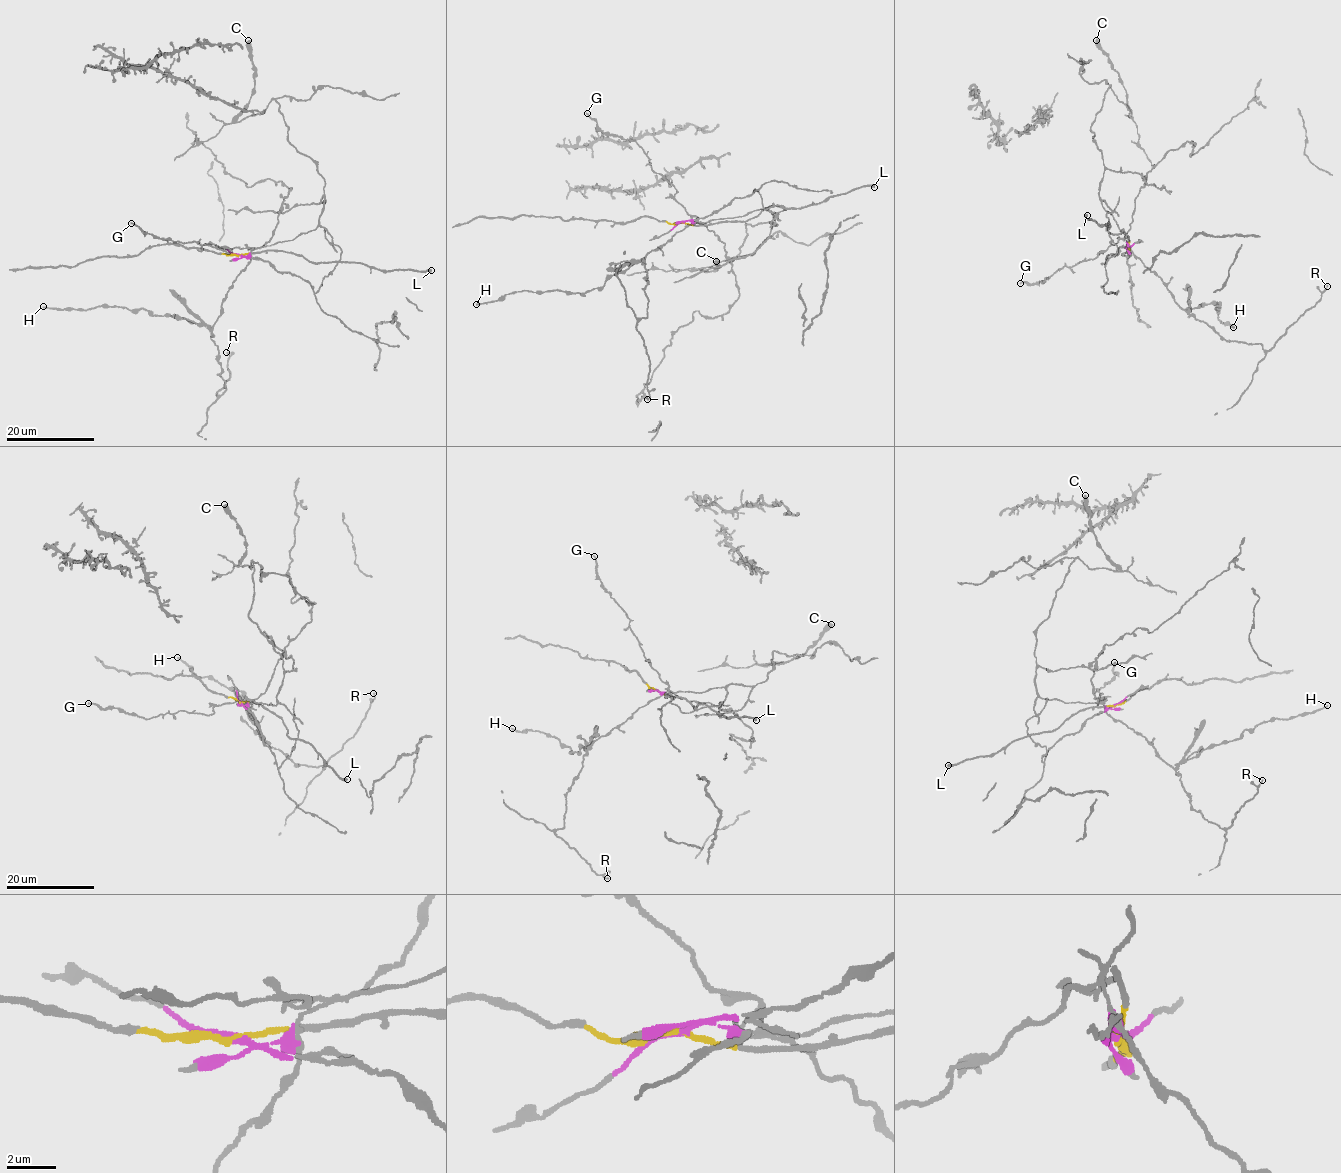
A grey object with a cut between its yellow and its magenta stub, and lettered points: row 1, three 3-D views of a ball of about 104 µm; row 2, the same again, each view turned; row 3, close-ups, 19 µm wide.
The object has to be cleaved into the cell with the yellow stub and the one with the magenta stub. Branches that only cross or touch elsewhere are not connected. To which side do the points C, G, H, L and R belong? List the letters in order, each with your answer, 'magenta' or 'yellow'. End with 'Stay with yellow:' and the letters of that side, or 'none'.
C: magenta
G: magenta
H: magenta
L: yellow
R: magenta
Stay with yellow: L

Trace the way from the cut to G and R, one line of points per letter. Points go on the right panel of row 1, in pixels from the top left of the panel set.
G: (1128, 246), (1126, 239), (1120, 238), (1093, 259), (1063, 266), (1044, 283), (1020, 283)
R: (1128, 246), (1161, 279), (1183, 309), (1224, 339), (1259, 343), (1263, 349), (1273, 345), (1315, 305), (1327, 286)

